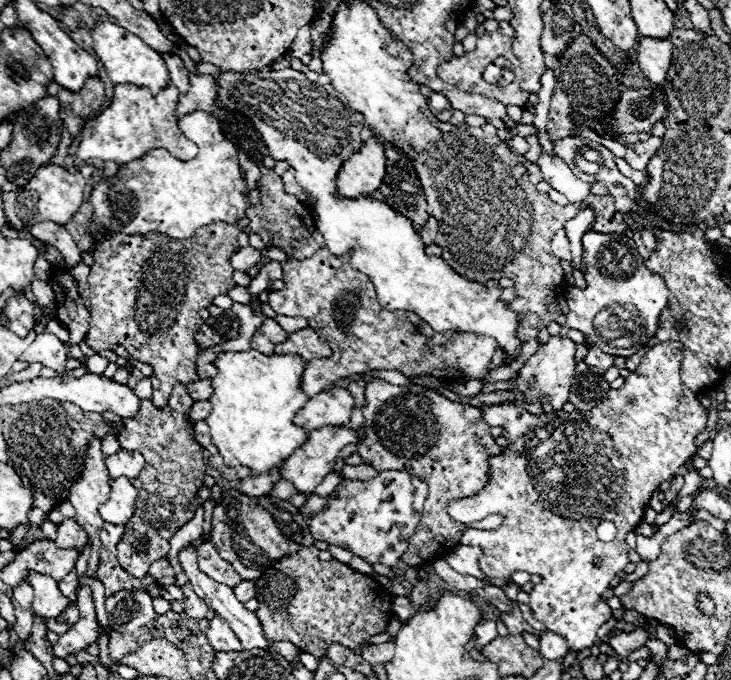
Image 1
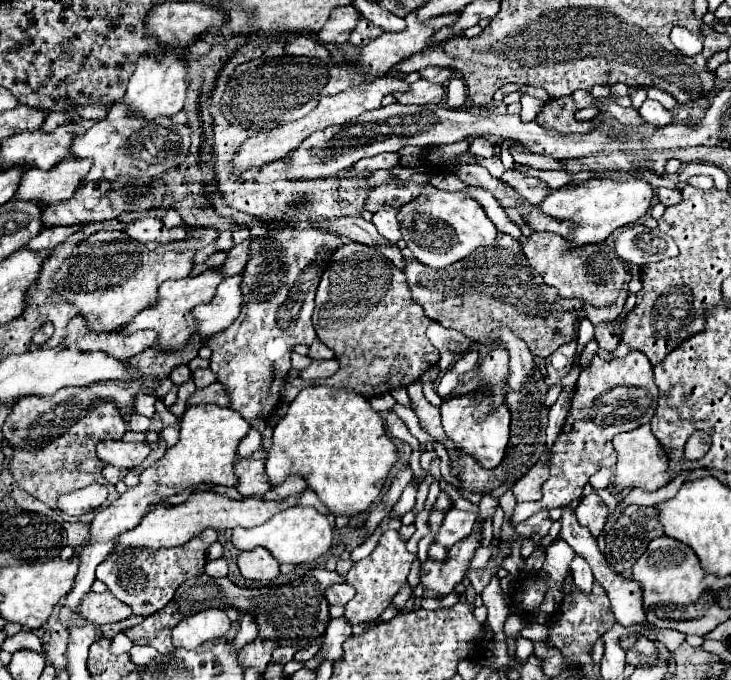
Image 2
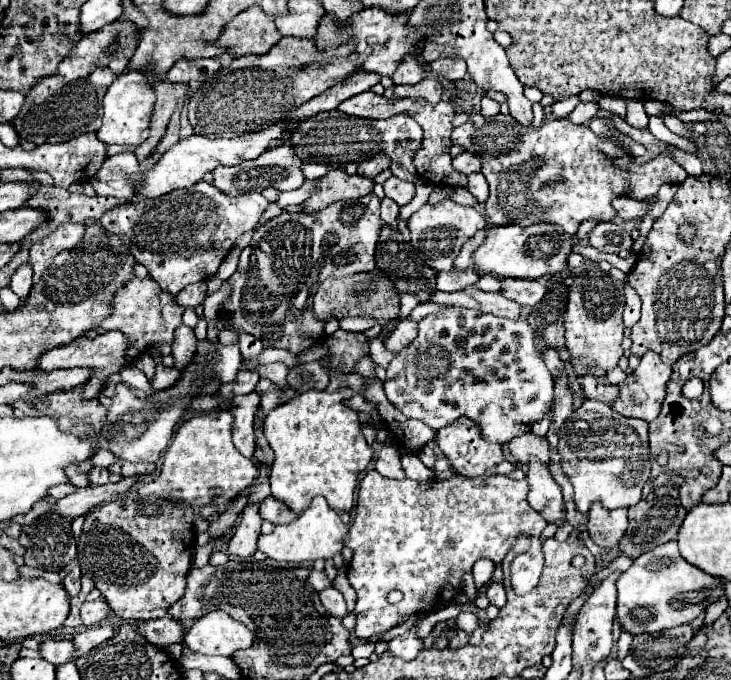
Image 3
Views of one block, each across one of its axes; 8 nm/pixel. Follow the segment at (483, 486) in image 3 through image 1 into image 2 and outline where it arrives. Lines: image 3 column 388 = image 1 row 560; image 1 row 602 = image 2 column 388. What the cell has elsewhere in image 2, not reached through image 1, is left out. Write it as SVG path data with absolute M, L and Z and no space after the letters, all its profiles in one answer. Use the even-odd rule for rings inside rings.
M386 530L376 548L372 550L372 554L360 562L354 564L354 568L346 574L348 576L348 584L352 588L356 588L356 596L354 600L350 600L350 604L346 604L346 612L344 618L354 626L360 622L372 622L376 620L390 604L392 598L400 592L400 588L404 586L408 572L410 572L410 564L414 560L414 554L410 554L406 550L406 542L398 536L396 530Z

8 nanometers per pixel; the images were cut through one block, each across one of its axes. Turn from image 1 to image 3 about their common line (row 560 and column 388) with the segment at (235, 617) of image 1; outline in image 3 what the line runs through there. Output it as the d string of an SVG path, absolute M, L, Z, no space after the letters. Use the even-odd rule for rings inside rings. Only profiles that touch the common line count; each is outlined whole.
M392 176L392 178L388 178L384 182L384 194L388 198L392 198L398 206L404 206L404 204L408 204L414 198L414 184L398 180L398 178Z

